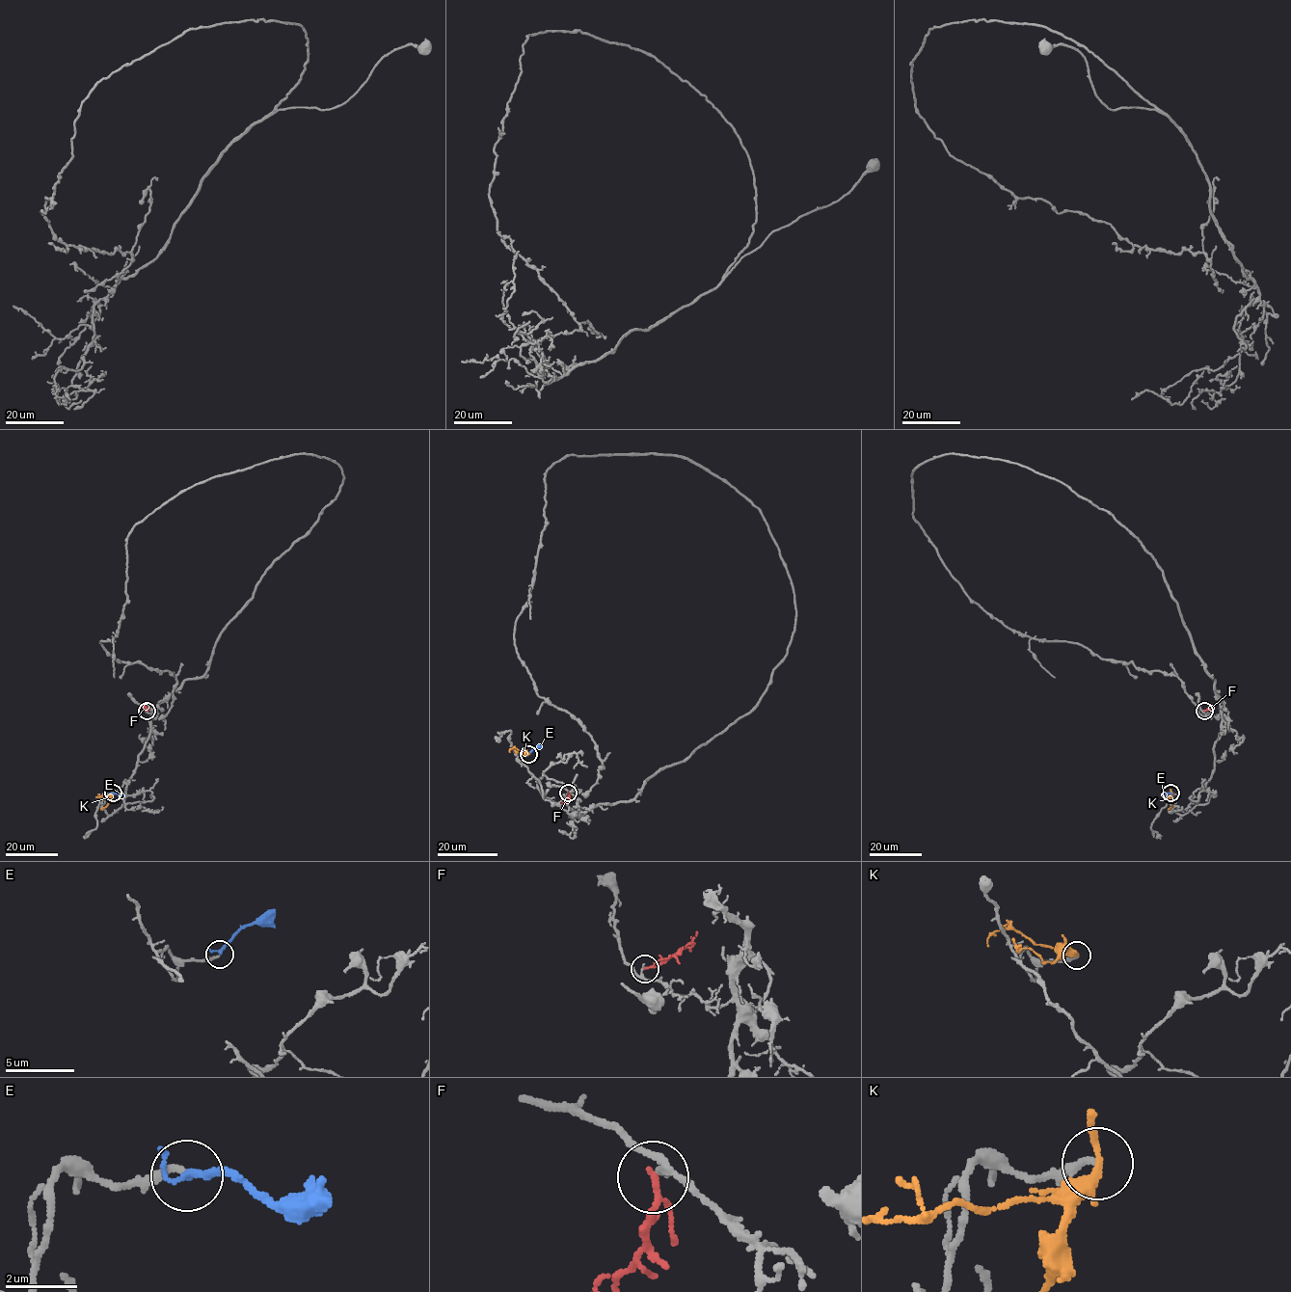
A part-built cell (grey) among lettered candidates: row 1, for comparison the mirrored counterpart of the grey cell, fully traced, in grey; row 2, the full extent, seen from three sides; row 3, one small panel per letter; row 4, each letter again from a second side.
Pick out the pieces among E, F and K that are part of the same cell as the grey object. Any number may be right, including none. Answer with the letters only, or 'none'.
E

